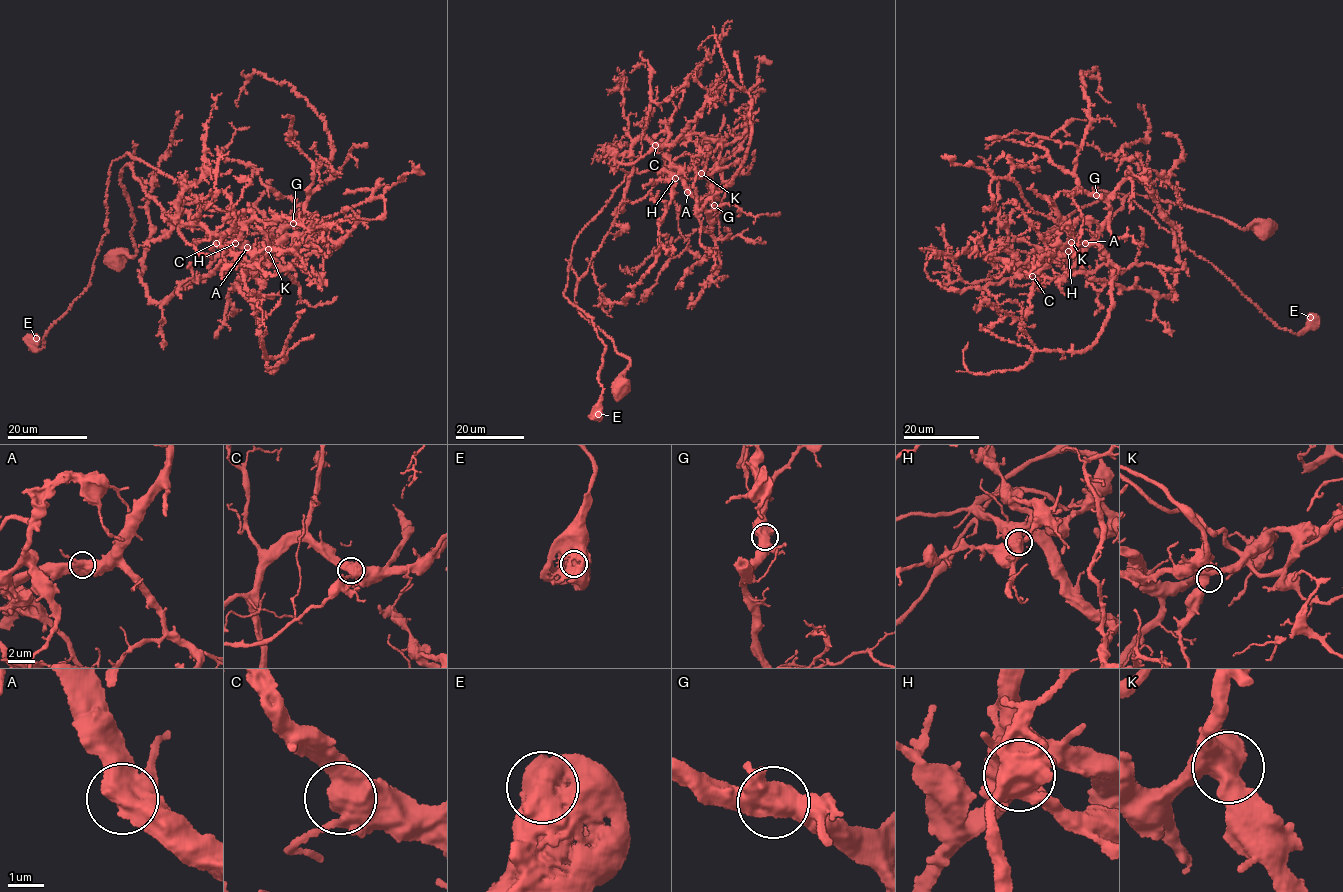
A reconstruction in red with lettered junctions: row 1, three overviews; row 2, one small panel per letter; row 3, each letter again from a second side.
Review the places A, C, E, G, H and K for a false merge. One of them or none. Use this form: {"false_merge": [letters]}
{"false_merge": ["H"]}

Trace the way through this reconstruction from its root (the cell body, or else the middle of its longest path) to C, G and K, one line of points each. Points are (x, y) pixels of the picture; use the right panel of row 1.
C: (1262, 227), (1238, 228), (1180, 203), (1131, 193), (1085, 249), (1058, 246), (1018, 272), (1032, 276)
G: (1262, 227), (1131, 193), (1085, 249), (1072, 228), (1047, 233), (1056, 245), (1094, 237), (1109, 208), (1096, 195)
K: (1262, 227), (1238, 228), (1131, 193), (1084, 249), (1072, 250), (1078, 240), (1072, 228), (1047, 233), (1071, 242)

